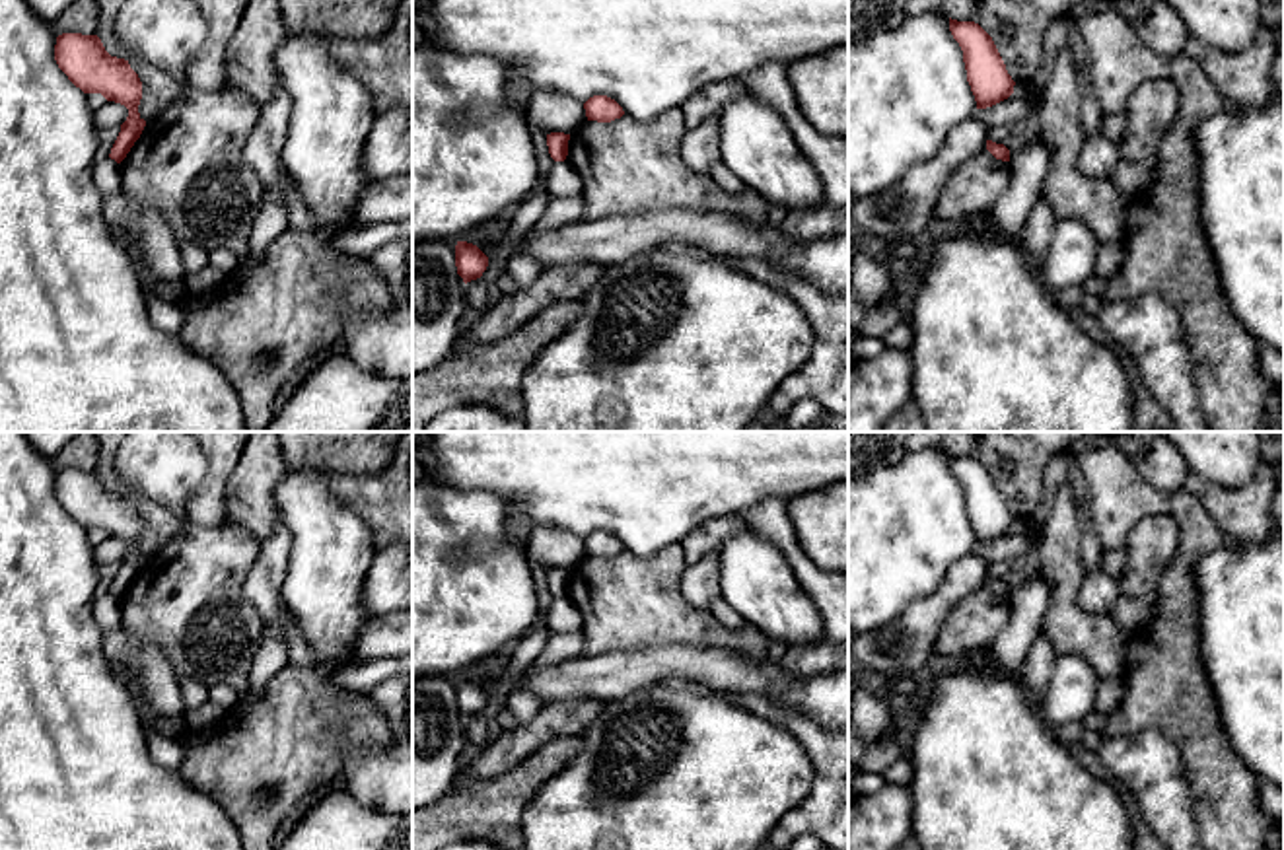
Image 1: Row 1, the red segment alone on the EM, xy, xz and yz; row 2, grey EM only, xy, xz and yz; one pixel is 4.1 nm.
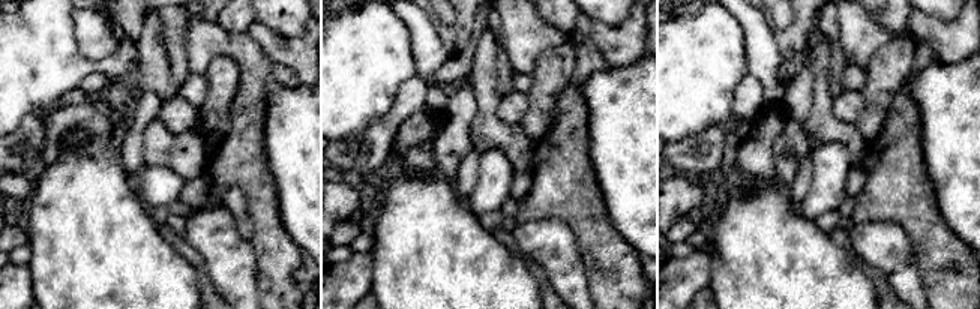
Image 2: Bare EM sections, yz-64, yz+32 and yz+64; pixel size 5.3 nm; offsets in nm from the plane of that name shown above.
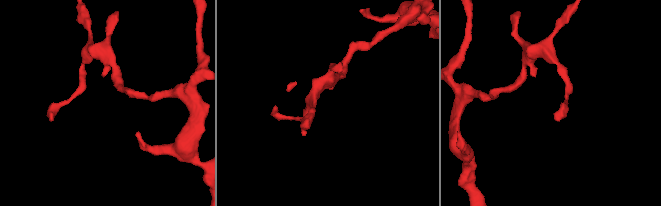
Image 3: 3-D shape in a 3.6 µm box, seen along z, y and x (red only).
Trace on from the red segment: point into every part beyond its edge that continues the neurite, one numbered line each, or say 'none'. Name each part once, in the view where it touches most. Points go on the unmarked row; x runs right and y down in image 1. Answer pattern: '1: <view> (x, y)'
none

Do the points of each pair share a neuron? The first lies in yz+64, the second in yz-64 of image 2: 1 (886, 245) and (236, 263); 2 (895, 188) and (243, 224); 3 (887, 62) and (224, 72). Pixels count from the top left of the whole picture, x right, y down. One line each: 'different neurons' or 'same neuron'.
1: same neuron
2: different neurons
3: same neuron

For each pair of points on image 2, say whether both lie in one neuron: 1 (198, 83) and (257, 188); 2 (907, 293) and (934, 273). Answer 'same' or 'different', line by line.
1: different
2: different

